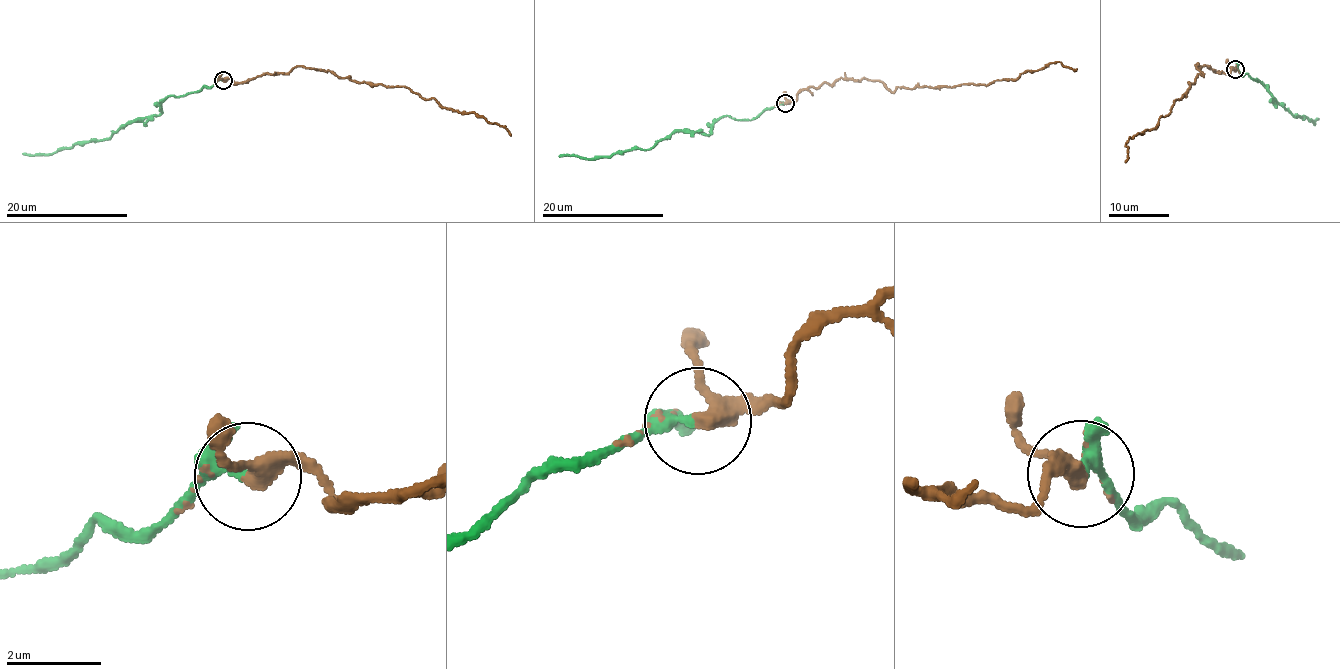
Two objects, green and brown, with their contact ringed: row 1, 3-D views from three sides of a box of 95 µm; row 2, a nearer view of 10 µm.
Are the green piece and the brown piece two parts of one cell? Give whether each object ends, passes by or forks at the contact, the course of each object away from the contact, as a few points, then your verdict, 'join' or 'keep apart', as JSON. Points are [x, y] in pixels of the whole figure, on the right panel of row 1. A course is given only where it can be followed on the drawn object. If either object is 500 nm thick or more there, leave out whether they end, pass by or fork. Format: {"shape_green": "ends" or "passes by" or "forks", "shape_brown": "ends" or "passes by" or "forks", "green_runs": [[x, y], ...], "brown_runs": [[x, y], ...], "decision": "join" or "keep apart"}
{"shape_green": "passes by", "shape_brown": "forks", "green_runs": [[1235, 69], [1259, 81], [1296, 116], [1303, 115], [1314, 124], [1318, 118]], "brown_runs": [[1235, 69], [1220, 73], [1198, 63], [1202, 74], [1170, 112], [1129, 138], [1125, 162]], "decision": "join"}

